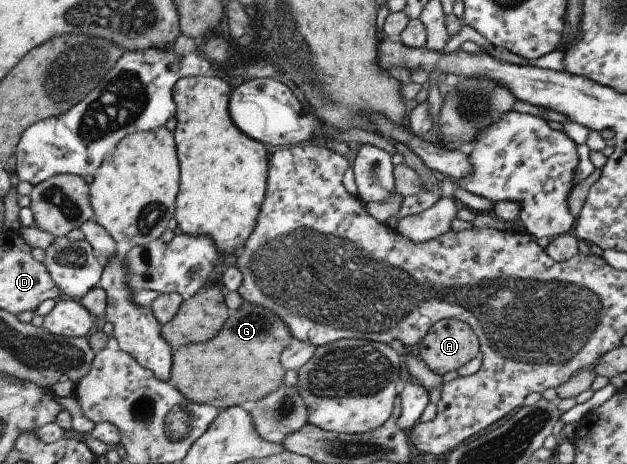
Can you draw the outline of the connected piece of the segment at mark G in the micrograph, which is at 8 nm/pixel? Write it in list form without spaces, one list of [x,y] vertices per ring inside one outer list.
[[[243,303],[213,338],[175,351],[171,383],[191,401],[214,408],[257,402],[282,385],[280,353],[291,339],[283,320],[255,304]]]

